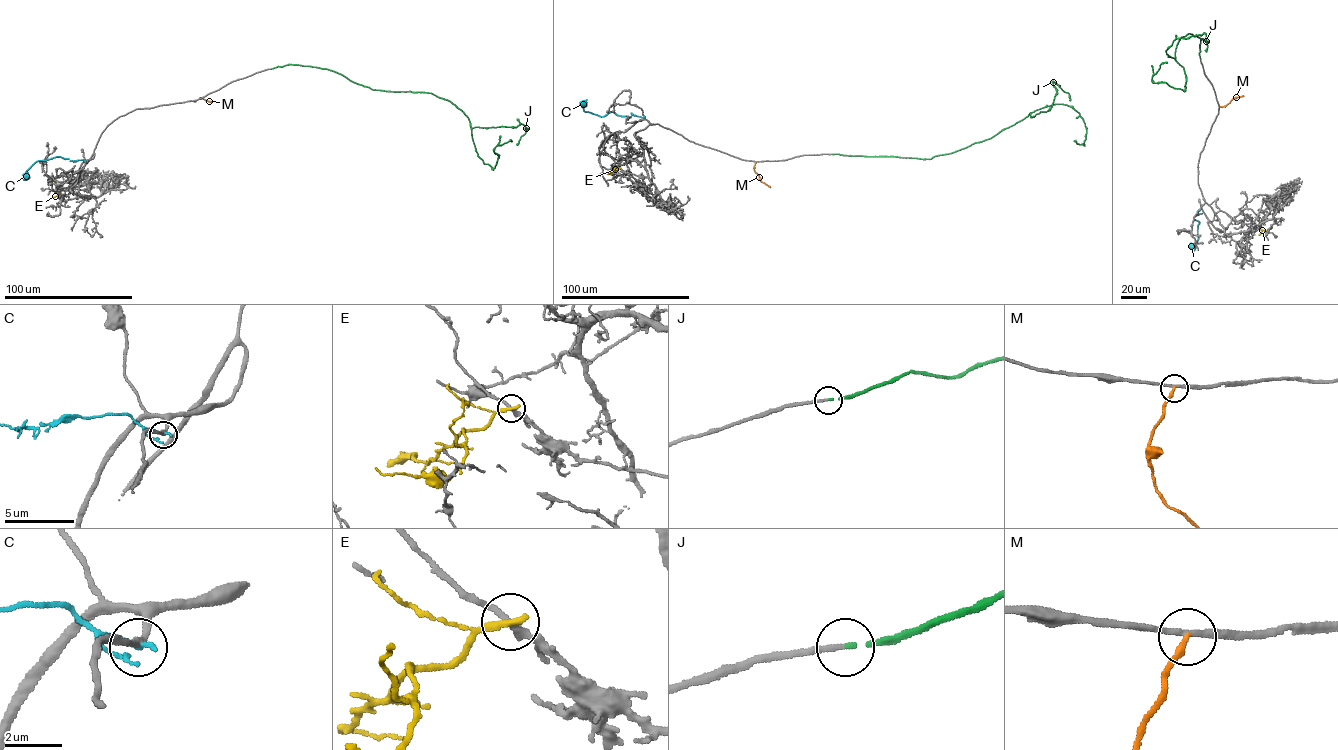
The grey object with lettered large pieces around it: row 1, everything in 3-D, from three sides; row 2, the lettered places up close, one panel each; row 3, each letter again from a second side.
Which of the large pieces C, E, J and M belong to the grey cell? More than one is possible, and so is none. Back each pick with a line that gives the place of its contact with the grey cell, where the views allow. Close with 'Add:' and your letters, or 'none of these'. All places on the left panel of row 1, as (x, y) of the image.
J: (270, 69)
Add: J

